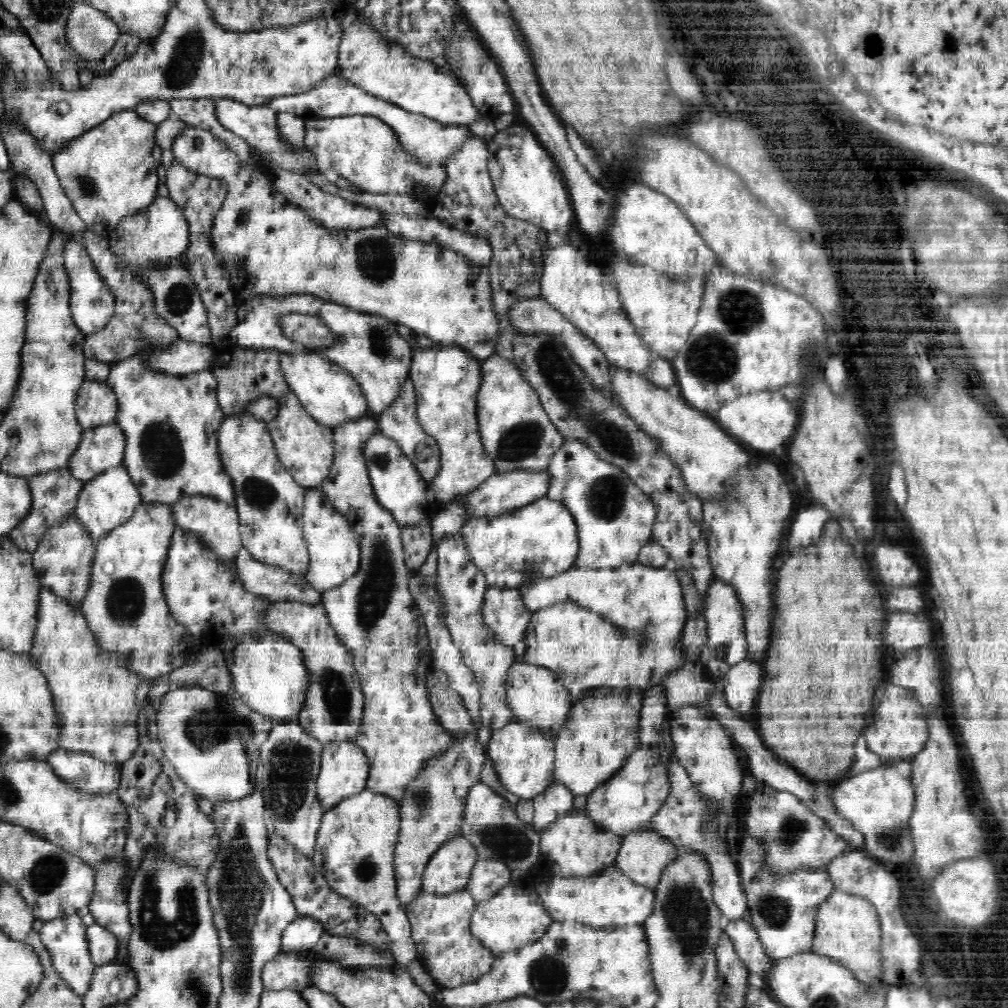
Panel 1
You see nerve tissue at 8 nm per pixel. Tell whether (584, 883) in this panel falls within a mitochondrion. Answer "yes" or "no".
no

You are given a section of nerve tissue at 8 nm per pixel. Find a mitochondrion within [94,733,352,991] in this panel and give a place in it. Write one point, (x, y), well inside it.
(160, 934)

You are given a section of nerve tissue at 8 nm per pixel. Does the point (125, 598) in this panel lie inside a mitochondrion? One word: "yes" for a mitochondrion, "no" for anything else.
yes

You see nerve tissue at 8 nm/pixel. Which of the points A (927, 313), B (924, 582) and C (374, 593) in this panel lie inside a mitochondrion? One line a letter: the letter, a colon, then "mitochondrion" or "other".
A: other
B: other
C: mitochondrion

